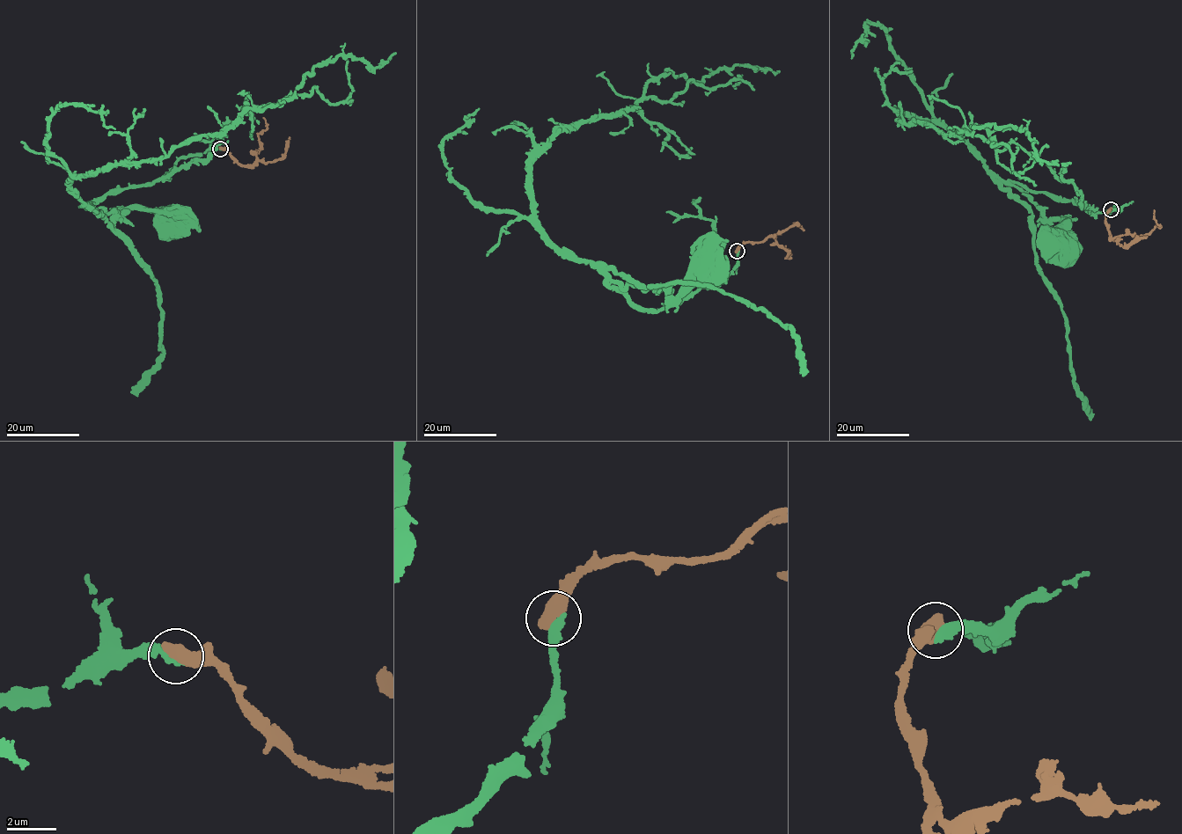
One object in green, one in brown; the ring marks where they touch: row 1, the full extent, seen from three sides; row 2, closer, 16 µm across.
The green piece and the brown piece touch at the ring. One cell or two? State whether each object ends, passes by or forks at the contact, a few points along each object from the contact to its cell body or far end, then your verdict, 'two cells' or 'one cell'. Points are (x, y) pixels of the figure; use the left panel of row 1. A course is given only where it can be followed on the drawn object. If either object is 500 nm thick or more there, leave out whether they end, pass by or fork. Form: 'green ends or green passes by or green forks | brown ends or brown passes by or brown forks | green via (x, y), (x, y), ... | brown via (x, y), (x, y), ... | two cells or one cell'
green via (220, 149), (181, 157), (151, 182), (91, 203), (120, 216), (136, 207), (156, 210), (172, 221) | brown via (220, 148), (238, 163), (255, 164), (260, 148), (258, 136), (267, 128), (263, 117) | one cell

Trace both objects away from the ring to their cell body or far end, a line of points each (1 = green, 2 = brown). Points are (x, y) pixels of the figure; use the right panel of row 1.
1: (1110, 210), (1119, 210), (1113, 206), (1090, 212), (1068, 199), (1024, 193), (1047, 219), (1067, 223), (1061, 247)
2: (1110, 209), (1105, 221), (1113, 239), (1125, 234), (1144, 236), (1159, 227), (1154, 218), (1154, 209)

